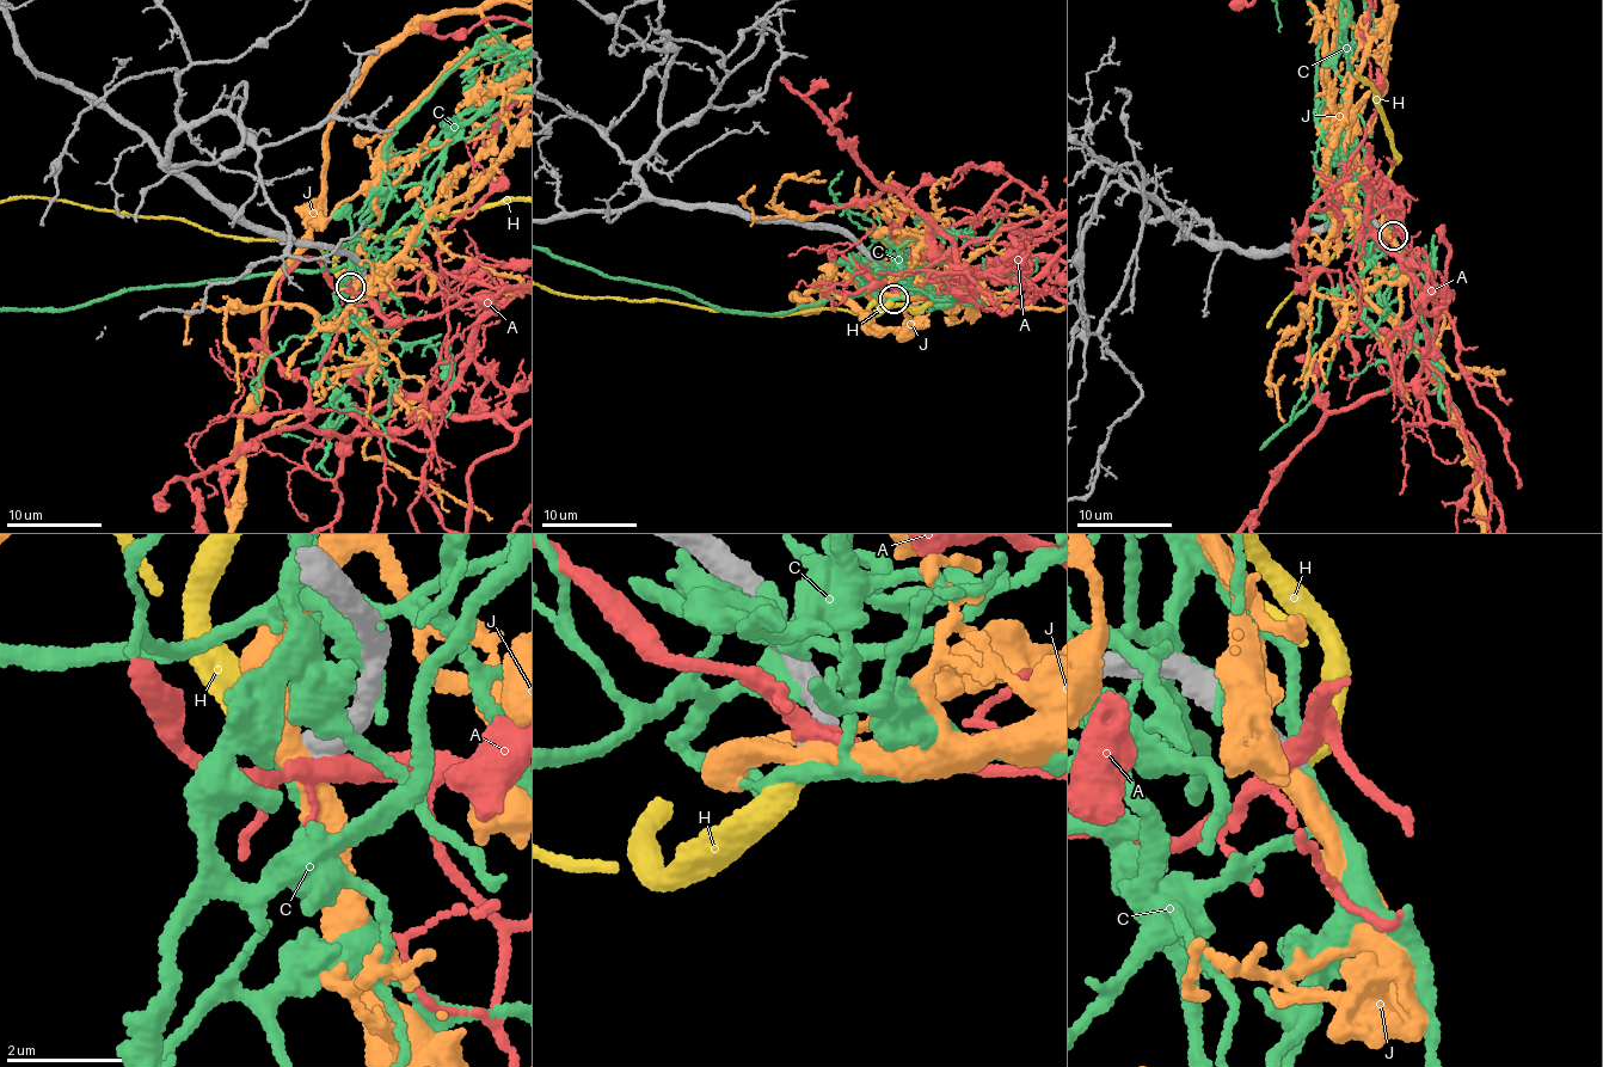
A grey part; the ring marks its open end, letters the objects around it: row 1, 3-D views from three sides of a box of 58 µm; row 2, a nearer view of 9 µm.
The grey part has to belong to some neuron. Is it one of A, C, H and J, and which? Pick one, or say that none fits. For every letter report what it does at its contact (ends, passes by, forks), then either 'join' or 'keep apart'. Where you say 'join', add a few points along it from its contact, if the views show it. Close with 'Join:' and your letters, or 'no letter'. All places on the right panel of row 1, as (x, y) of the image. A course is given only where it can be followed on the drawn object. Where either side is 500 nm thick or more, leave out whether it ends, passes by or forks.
A: keep apart
C: it passes by; keep apart
H: it ends there; join
J: it passes by; keep apart
Join: H

